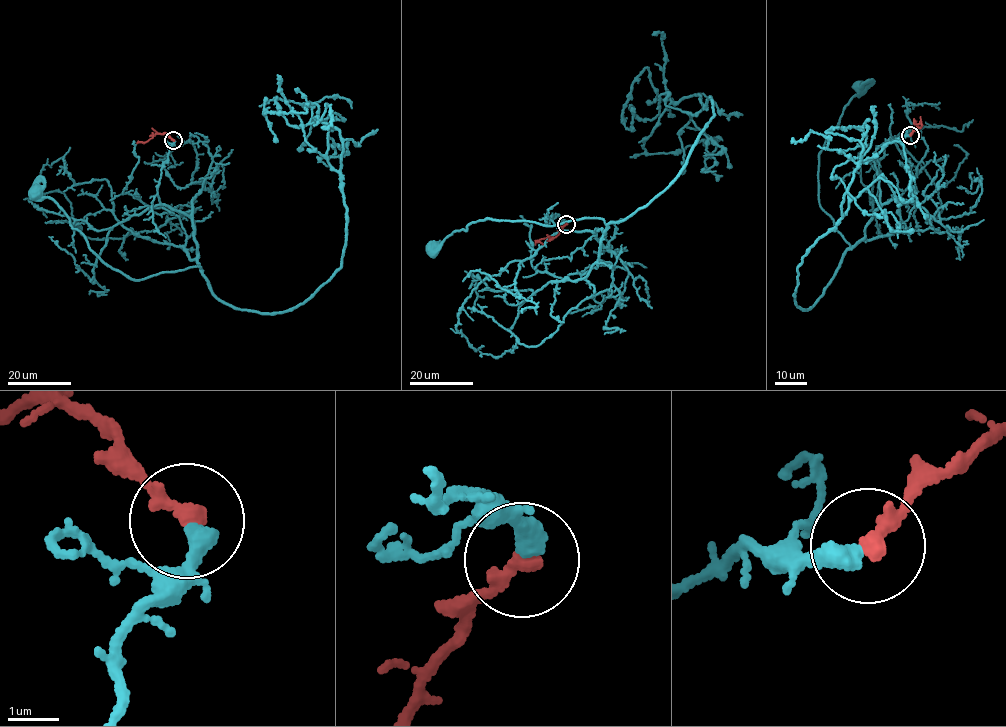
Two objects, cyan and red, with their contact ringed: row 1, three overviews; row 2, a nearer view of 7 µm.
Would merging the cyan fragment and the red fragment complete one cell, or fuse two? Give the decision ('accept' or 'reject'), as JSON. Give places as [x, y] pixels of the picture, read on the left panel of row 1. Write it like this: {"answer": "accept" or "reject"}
{"answer": "accept"}

